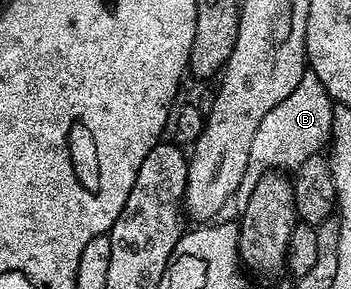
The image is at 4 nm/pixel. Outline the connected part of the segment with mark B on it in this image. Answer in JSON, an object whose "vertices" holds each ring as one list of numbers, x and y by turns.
{"vertices":[[306,70,302,80,298,82,298,87,294,88,286,100,282,100,281,104,276,104,262,118,262,123,254,134,254,142,268,142,268,165,272,169,295,170,310,156,319,153,331,139,333,105,333,101,325,92,324,85,318,80,317,74]]}

